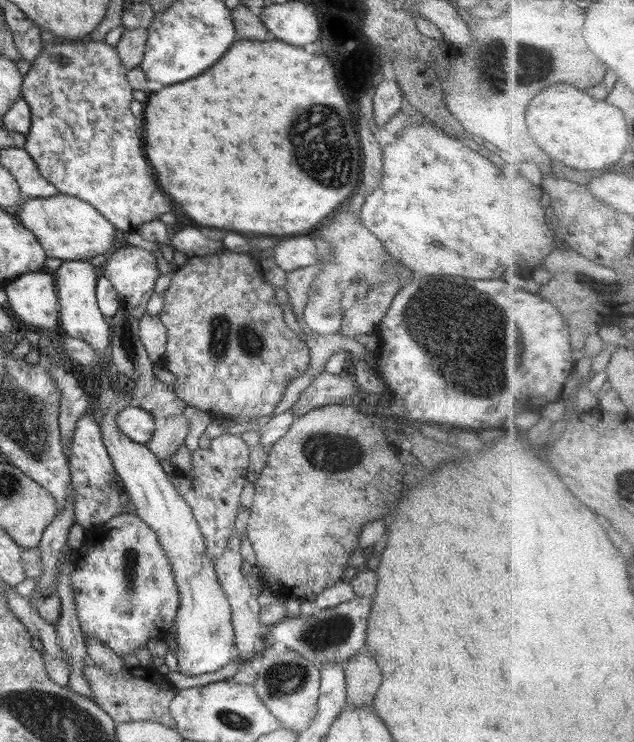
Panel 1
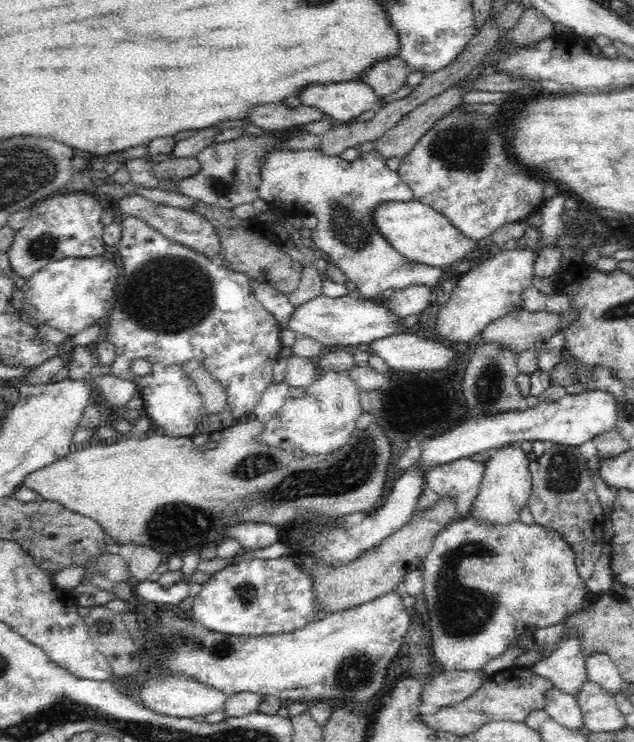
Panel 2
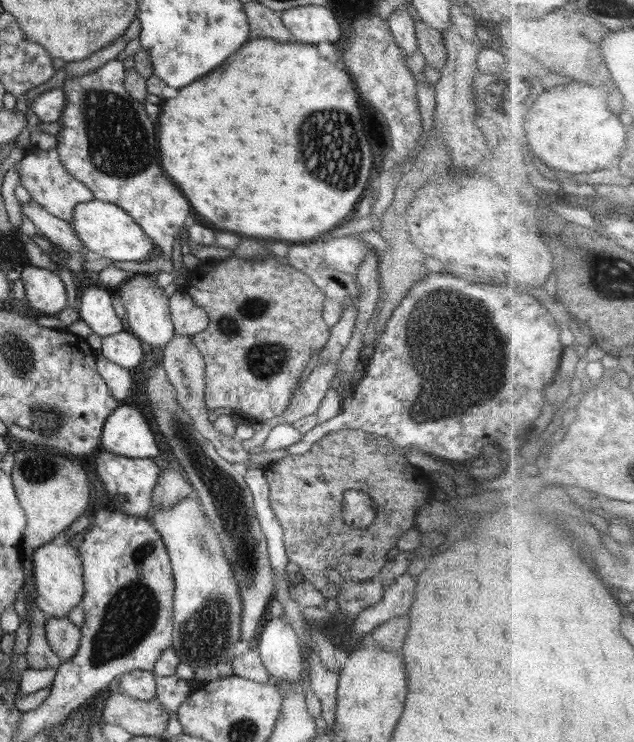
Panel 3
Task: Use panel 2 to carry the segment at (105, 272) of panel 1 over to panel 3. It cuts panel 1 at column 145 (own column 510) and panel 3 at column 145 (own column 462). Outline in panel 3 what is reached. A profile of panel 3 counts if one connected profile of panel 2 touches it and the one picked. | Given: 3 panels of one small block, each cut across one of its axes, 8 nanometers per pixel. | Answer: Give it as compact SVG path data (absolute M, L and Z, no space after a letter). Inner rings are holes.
M130 274L126 282L120 286L117 295L126 310L124 322L126 329L143 343L152 347L166 346L175 336L171 312L169 311L170 289L163 289L150 274Z

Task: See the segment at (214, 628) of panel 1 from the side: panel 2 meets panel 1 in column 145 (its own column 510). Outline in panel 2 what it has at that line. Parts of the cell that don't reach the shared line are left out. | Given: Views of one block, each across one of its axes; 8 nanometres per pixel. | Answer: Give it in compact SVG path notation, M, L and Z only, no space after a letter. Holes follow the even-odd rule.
M520 444L507 445L492 450L491 457L486 462L486 471L472 510L466 514L470 519L488 521L489 524L508 526L519 520L520 510L528 504L532 490L532 476L529 470L530 458L520 447Z

